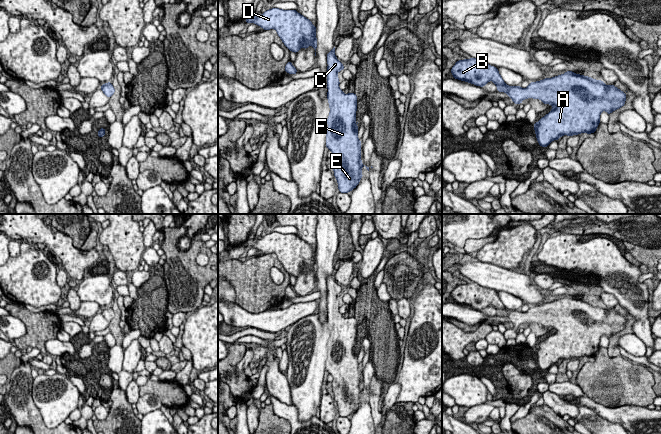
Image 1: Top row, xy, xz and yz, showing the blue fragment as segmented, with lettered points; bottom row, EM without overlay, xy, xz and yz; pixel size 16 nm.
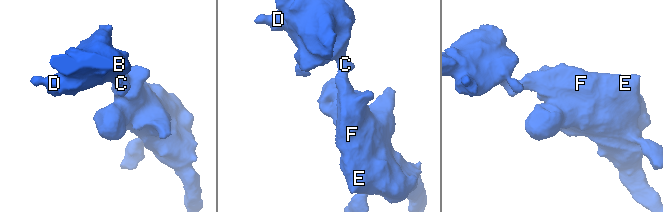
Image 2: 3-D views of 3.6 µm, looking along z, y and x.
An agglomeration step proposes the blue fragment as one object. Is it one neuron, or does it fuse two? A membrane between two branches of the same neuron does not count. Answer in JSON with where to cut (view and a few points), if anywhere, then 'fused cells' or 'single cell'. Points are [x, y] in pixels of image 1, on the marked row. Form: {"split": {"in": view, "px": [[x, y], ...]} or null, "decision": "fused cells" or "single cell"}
{"split": null, "decision": "single cell"}

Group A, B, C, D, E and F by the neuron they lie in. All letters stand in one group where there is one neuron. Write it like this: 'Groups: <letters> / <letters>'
Groups: A B C D E F

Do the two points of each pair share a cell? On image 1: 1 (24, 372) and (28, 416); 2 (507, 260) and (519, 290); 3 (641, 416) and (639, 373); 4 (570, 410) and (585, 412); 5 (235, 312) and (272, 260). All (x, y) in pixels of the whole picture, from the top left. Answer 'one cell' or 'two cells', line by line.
1: one cell
2: two cells
3: two cells
4: two cells
5: two cells

